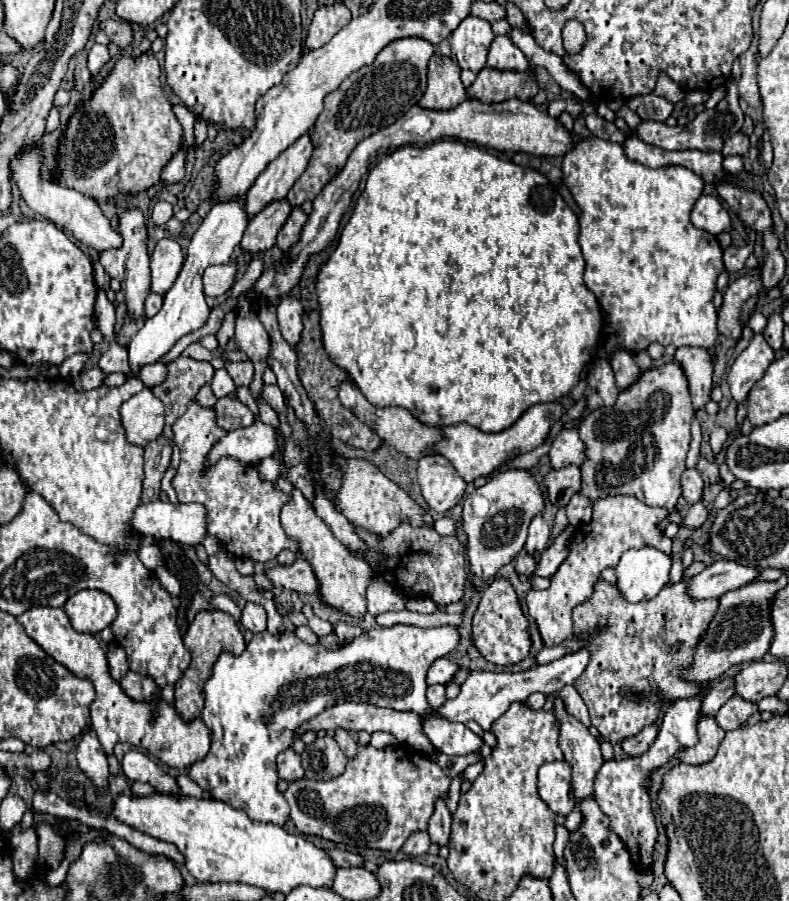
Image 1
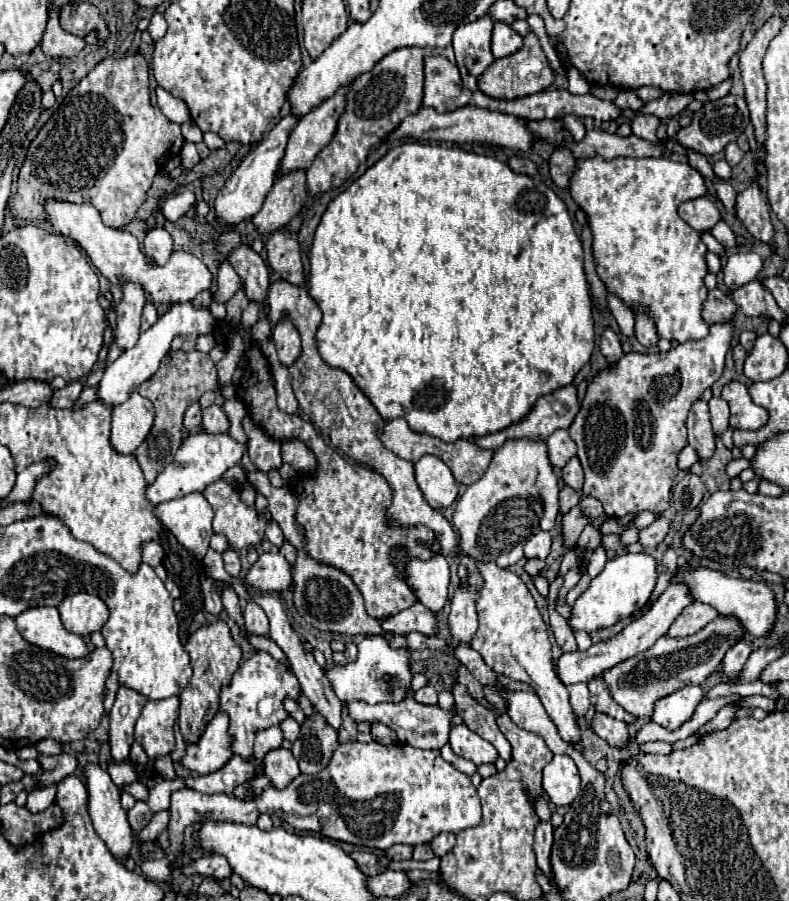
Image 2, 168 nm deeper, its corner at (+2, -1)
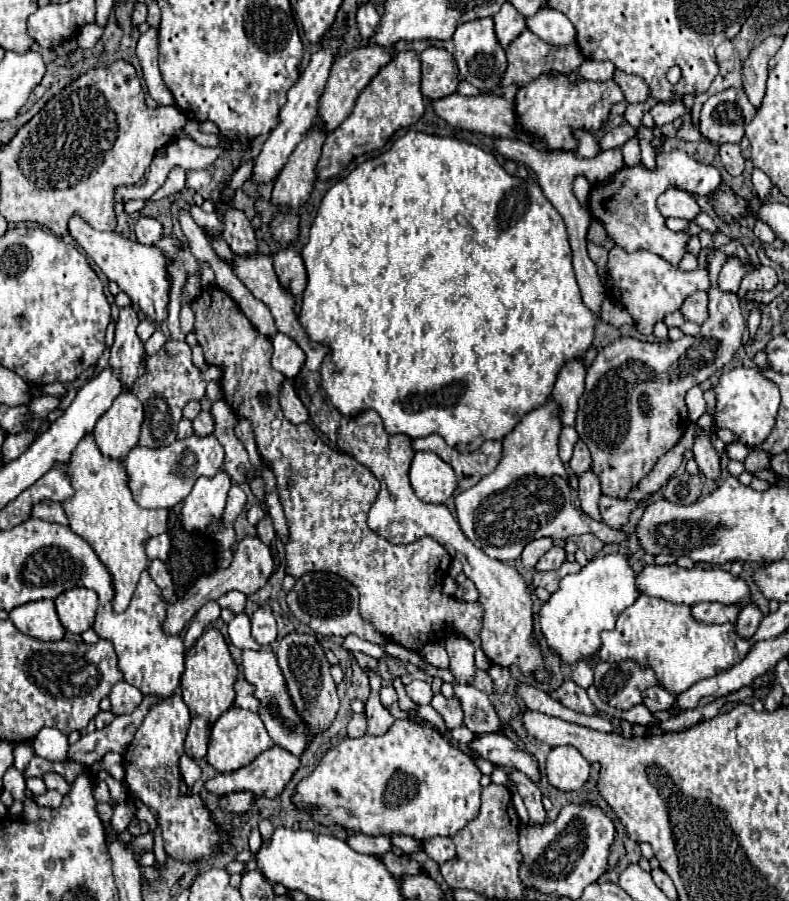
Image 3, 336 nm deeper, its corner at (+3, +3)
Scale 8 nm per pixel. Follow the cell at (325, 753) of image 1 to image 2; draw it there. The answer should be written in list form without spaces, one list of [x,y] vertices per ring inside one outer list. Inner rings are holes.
[[[312,708],[312,716],[300,724],[300,736],[292,744],[292,754],[304,774],[318,774],[328,766],[330,756],[338,748],[336,730],[326,724],[324,716]]]

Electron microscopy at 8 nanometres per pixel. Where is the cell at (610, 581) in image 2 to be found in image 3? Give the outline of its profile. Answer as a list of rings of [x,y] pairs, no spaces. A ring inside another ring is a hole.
[[[609,554],[589,560],[589,564],[579,572],[565,576],[559,584],[559,592],[551,594],[549,602],[541,608],[541,632],[549,646],[567,662],[575,664],[583,656],[597,654],[601,646],[599,634],[603,630],[613,630],[617,616],[635,604],[641,590],[637,588],[637,572],[625,554]]]

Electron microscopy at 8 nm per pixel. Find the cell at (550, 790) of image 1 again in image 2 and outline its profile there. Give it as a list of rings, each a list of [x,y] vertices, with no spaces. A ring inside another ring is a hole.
[[[554,756],[544,768],[542,788],[556,806],[568,806],[580,794],[580,774],[570,756]]]

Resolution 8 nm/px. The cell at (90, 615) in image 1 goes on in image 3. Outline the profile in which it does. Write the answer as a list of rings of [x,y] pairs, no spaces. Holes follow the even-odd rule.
[[[71,588],[55,598],[57,614],[67,632],[83,634],[95,622],[99,598],[93,590]]]

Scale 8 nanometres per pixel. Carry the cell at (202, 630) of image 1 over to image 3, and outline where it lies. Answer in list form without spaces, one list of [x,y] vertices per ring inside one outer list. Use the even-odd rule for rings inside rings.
[[[215,628],[205,630],[197,642],[187,650],[185,654],[185,674],[181,678],[181,696],[185,704],[191,710],[191,726],[185,738],[185,752],[199,760],[207,752],[207,742],[209,742],[209,728],[211,724],[227,710],[233,706],[235,692],[233,684],[237,680],[237,664],[231,658],[231,652],[227,648],[227,642],[223,634]]]

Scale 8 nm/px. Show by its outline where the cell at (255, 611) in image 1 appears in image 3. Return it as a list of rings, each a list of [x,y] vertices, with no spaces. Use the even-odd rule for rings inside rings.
[[[257,608],[251,616],[251,634],[261,646],[269,646],[277,638],[277,626],[271,612],[265,608]]]

